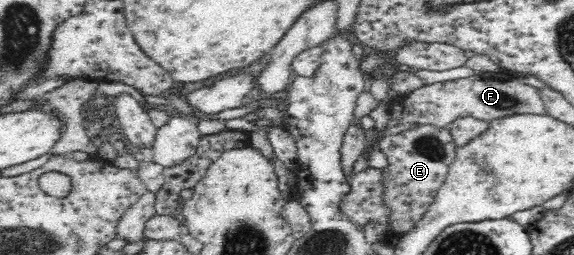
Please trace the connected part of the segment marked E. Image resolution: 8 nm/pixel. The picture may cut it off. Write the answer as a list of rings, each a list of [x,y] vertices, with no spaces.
[[[418,124],[416,128],[382,137],[379,147],[387,158],[387,166],[380,170],[382,201],[388,207],[388,229],[405,235],[428,212],[455,160],[457,144],[448,126]]]

